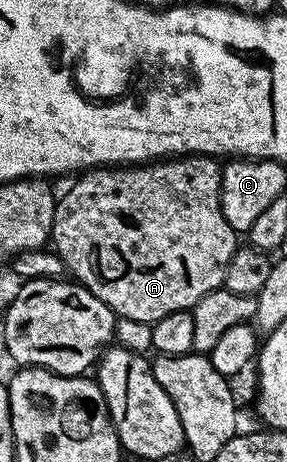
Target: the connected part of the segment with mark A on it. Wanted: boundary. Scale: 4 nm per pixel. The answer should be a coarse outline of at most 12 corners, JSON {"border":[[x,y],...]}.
{"border":[[221,165],[82,172],[51,245],[118,318],[224,286]]}

